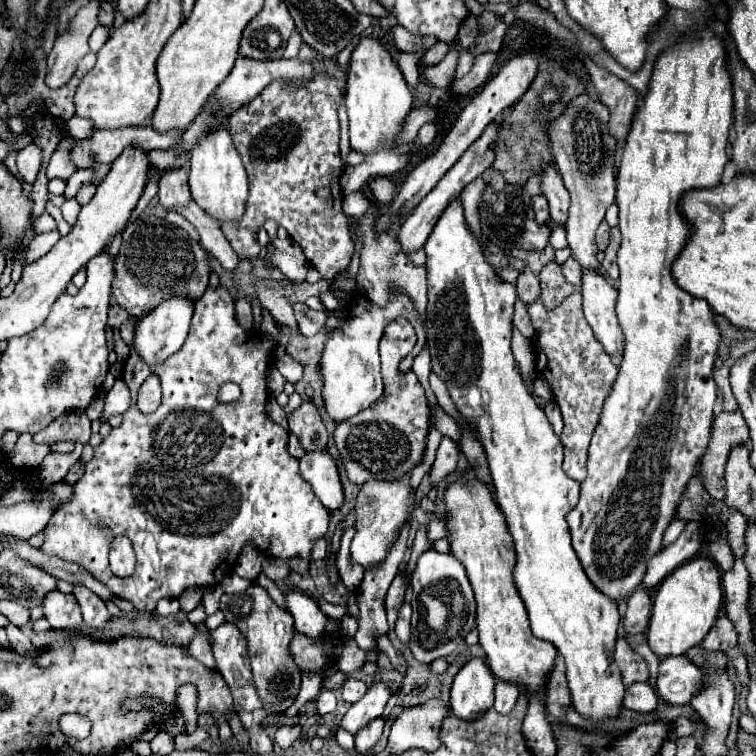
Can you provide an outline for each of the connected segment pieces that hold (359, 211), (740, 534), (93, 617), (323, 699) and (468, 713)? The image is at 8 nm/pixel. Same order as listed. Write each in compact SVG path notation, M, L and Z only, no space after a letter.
M358 190L358 192L344 196L344 210L346 210L346 214L350 214L353 218L360 218L365 214L369 202L368 192Z
M732 510L732 512L730 512L730 518L728 518L728 522L726 522L726 530L728 530L728 540L730 540L730 544L732 544L734 554L742 558L742 554L744 554L746 518L744 518L738 510Z
M74 584L74 592L72 594L74 594L74 598L78 600L78 604L82 608L82 616L84 616L86 626L90 630L100 630L108 622L108 618L110 618L102 598L98 598L94 592L90 592L82 584L78 584L78 586Z
M320 694L316 700L316 708L318 708L320 716L334 712L336 710L336 696L334 694Z
M472 658L454 676L450 708L462 720L474 720L492 708L496 678L482 658Z

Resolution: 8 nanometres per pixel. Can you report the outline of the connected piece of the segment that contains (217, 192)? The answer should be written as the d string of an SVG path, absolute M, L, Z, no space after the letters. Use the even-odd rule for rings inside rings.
M218 128L210 132L198 144L200 146L192 150L190 174L188 174L192 200L218 224L240 222L248 202L248 178L246 178L246 170L242 170L242 160L234 150L228 128Z

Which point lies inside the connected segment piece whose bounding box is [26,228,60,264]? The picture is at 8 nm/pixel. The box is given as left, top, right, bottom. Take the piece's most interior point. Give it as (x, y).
(41, 244)

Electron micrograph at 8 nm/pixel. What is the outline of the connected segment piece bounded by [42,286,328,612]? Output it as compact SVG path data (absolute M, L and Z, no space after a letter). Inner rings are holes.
M208 286L208 290L202 296L202 300L196 302L194 318L192 318L192 326L190 326L188 338L186 338L182 350L178 350L178 354L170 356L162 366L156 366L154 370L150 370L150 366L146 366L136 354L130 354L130 358L126 360L124 372L122 372L122 380L130 388L132 406L122 414L122 426L112 428L112 432L102 440L100 448L94 450L94 458L86 464L86 470L84 470L82 478L76 484L72 484L72 488L74 488L72 498L68 502L62 502L62 506L58 506L56 514L52 516L52 520L46 526L46 538L44 538L42 548L46 552L52 552L52 554L60 556L62 560L76 562L78 566L82 566L84 570L88 570L94 578L98 578L112 594L116 594L118 598L124 598L124 600L132 602L134 608L140 610L140 612L154 612L158 600L162 600L162 598L178 598L186 588L206 588L206 586L220 584L220 580L228 572L234 570L236 558L238 558L238 554L242 552L242 548L244 548L244 544L248 540L254 540L254 544L262 552L266 552L270 556L284 558L284 560L302 558L306 562L312 562L312 558L310 558L312 548L314 548L314 544L328 530L328 510L318 500L318 496L312 492L310 484L304 482L302 476L298 474L298 460L288 452L288 430L282 428L280 424L272 422L268 418L268 414L266 414L266 398L268 398L268 392L266 392L266 370L272 364L272 354L274 354L274 344L268 338L264 338L262 334L258 334L254 330L244 332L242 326L236 322L234 298L230 296L230 292L224 286L220 286L218 290L214 290L214 288ZM152 372L156 372L158 378L160 378L160 382L162 382L162 404L160 404L160 408L156 412L142 414L138 410L138 406L136 406L136 396L138 396L138 388L142 386L142 382ZM224 382L234 382L234 384L240 386L242 396L236 402L220 402L218 400L218 390L220 390L220 386ZM116 536L130 538L130 542L134 546L134 552L136 552L136 570L134 570L134 576L130 576L130 578L120 578L120 576L116 576L110 570L108 552L110 552L112 540Z

